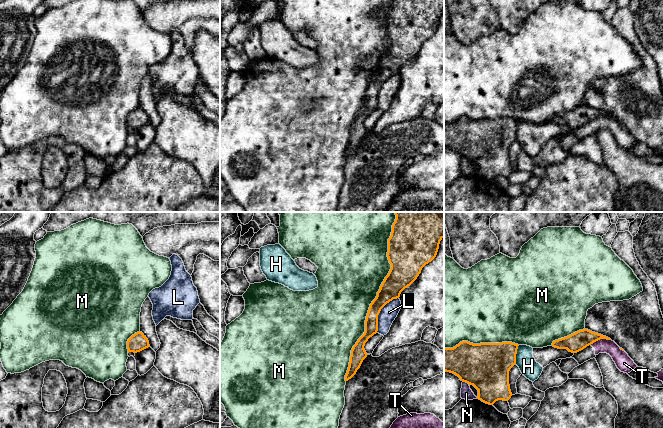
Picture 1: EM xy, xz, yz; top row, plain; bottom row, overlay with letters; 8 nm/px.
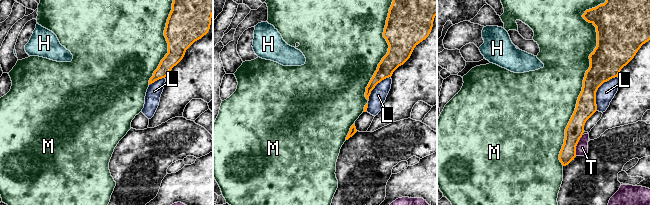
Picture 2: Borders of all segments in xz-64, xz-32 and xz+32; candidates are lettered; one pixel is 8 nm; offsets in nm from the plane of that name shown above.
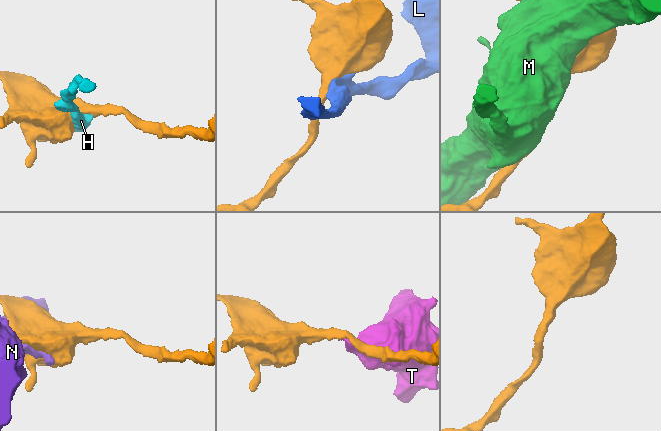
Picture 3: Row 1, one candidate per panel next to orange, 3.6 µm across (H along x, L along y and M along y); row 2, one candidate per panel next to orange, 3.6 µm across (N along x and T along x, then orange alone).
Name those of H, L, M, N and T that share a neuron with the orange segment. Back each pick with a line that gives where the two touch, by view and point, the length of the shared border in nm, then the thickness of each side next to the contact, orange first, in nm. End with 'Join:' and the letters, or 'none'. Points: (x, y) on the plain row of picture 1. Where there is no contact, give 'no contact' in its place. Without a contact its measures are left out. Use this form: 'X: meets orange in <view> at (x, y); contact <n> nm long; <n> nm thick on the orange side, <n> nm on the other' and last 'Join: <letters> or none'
Join: none

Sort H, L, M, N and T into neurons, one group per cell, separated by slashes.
H / L / M / N / T

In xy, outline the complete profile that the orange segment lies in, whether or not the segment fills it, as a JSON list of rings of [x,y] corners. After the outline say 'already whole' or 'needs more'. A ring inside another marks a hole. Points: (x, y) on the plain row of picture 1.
[[[140,107],[132,111],[127,117],[128,129],[137,129],[148,123],[150,123],[149,117],[146,112]]]; already whole

